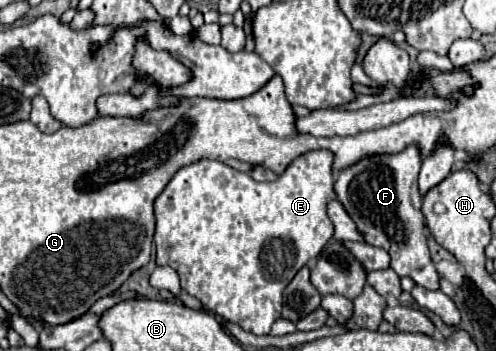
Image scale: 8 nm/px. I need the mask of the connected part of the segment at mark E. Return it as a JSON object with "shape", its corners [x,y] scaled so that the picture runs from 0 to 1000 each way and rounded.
{"shape":[[[629,427],[609,439],[605,450],[597,450],[573,496],[565,496],[565,507],[556,519],[516,519],[504,496],[480,490],[464,473],[456,473],[444,456],[399,456],[391,467],[367,473],[351,507],[339,519],[339,530],[331,536],[331,547],[315,564],[310,575],[310,610],[315,610],[315,667],[310,667],[310,695],[315,695],[315,752],[319,758],[343,758],[359,775],[363,786],[363,809],[367,826],[379,832],[383,843],[395,843],[423,889],[476,917],[484,934],[492,934],[496,946],[508,952],[540,952],[544,929],[552,923],[552,912],[565,906],[565,883],[569,883],[569,832],[573,821],[585,809],[585,798],[597,786],[597,775],[617,758],[621,746],[637,741],[641,724],[649,718],[649,707],[657,701],[657,689],[669,678],[673,667],[673,644],[657,610],[657,581],[673,564],[673,501],[669,501],[669,439],[661,427]]]}

